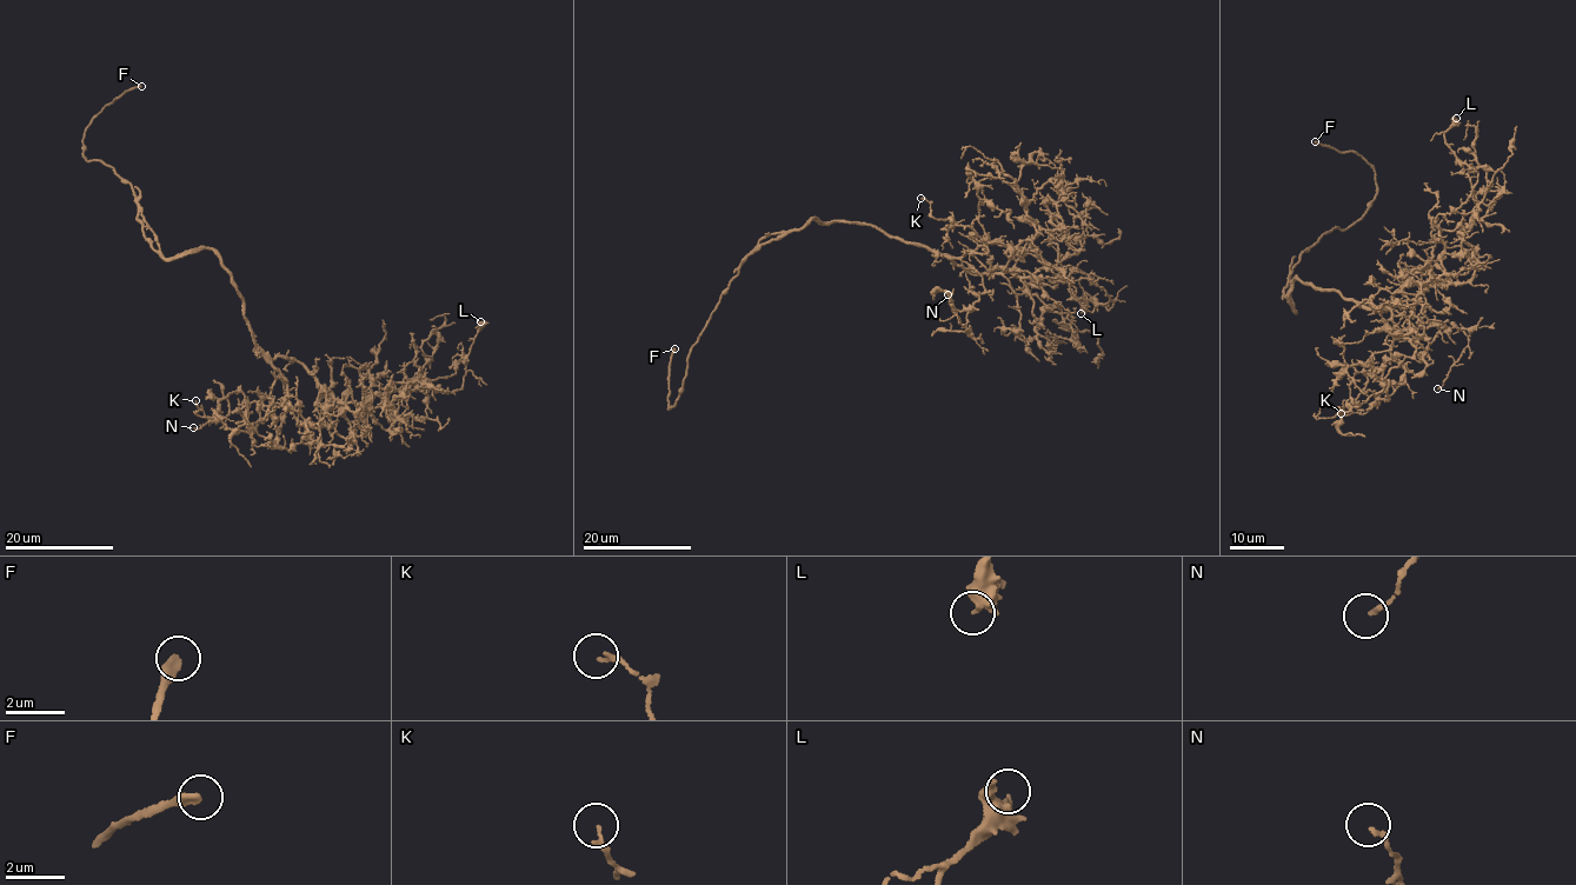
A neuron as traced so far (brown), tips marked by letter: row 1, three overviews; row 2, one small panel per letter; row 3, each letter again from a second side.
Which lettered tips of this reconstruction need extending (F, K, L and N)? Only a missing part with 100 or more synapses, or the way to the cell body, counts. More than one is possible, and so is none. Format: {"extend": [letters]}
{"extend": ["F"]}

